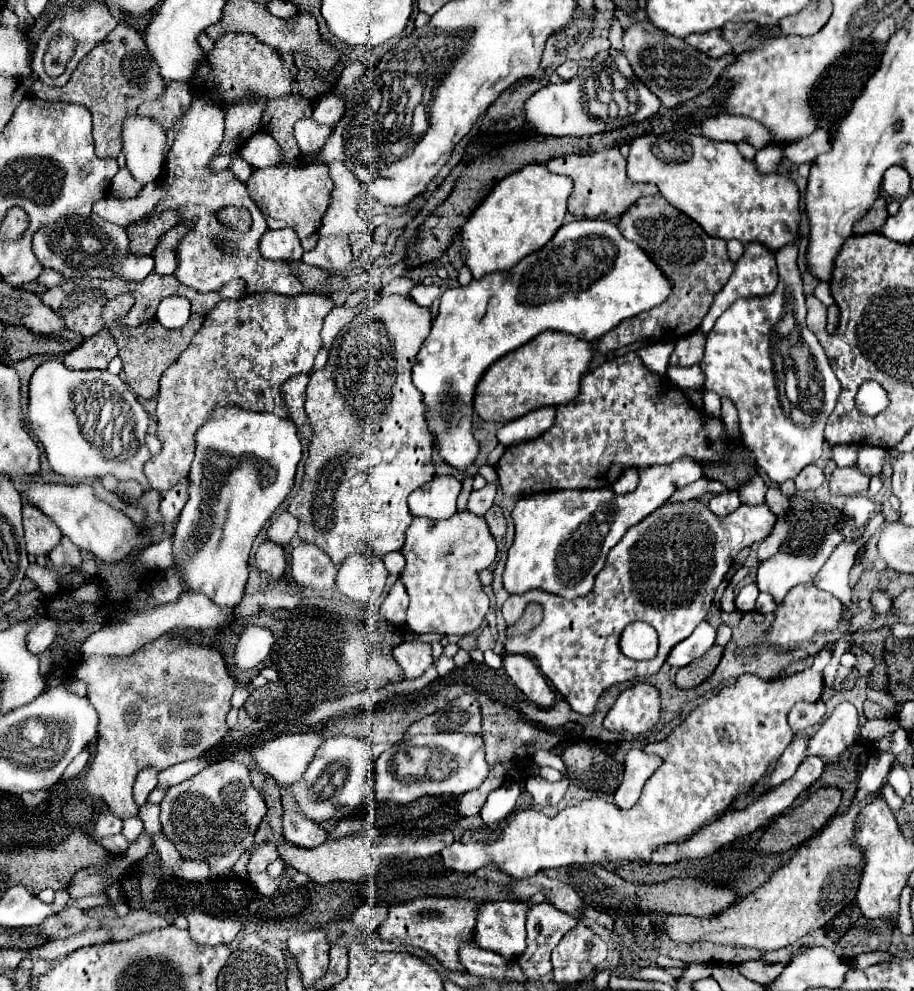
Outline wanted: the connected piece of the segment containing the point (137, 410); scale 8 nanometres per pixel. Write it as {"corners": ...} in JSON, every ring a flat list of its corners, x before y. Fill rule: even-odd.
{"corners":[[47,360,31,376,27,420,31,424,31,430,45,446,49,464,57,474,77,478,79,482,87,482,87,480,103,478,105,474,111,474,117,480,137,480,143,484,145,490,149,490,147,478,143,474,143,466,151,458,151,452,145,444,149,414,139,404,137,396,129,390,129,386,123,382,121,376,113,376,109,370,77,372,77,370,65,368,65,364,59,360]]}

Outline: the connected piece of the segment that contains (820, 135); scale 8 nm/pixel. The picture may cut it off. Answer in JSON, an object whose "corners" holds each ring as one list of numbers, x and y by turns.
{"corners":[[819,128,809,136,803,136,795,142,787,142,783,146,783,156,793,162,793,164,803,164,803,162,813,162,819,154,829,152,829,134,827,130]]}

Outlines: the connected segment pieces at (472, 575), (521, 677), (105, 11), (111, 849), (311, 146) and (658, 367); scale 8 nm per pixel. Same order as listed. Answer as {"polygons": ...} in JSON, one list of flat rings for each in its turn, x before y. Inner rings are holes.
{"polygons":[[[459,512,449,520,427,520,427,518,413,518,413,522,405,530,405,542,399,550,405,556,405,570,399,574,411,604,407,610,407,628,415,634,429,634,441,632,447,636,467,636,475,632,485,614,489,610,489,596,483,592,483,584,479,580,479,572,495,564,497,545,491,536,487,522,483,516,475,516,471,512]],[[503,655,503,669,511,682,537,706,551,706,555,700,555,692,549,686,547,678,541,674,539,666,527,655]],[[87,2,87,4,81,6,79,10,67,6,67,12,65,12,63,16,57,16,57,18,45,28,45,32,41,34,41,40,39,40,37,50,35,50,35,54,33,54,33,64,31,64,33,72,37,74,39,80,43,80,43,82,49,84,49,86,65,86,67,80,69,80,69,76,71,76,71,72,73,72,75,66,79,64,79,60,81,60,93,46,97,46,99,42,103,42,105,36,107,36,115,26,117,26,117,22,115,22,115,18,111,16,109,8,107,8,103,2],[59,32,63,32,63,34,73,34,73,38,75,38,75,42,77,42,77,48,75,48,73,58,67,62,67,70,65,70,59,78,51,78,51,76,47,76,47,72,45,72,45,68,43,68,43,54,45,54,45,50,47,50,49,40,51,40,55,34,59,34]],[[115,834,109,838,101,840,101,846,109,852,109,854,123,854,129,848,129,840,123,834]],[[303,118,295,124,295,140,301,148,301,154,309,156,309,154,315,154,319,152,327,138,331,136,333,128,331,126,323,126,323,124,317,124,315,120,311,118]],[[659,342,659,344,651,344,639,350,643,364,657,374,665,374,667,370,667,360,671,356,671,342]]]}

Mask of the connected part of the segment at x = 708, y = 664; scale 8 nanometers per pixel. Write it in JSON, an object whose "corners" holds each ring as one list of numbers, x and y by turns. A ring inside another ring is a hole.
{"corners":[[713,646,703,658,687,664,687,668,679,668,675,684,679,688,695,688,701,682,705,682,715,672,715,668,721,660,721,650,723,650,723,646]]}

